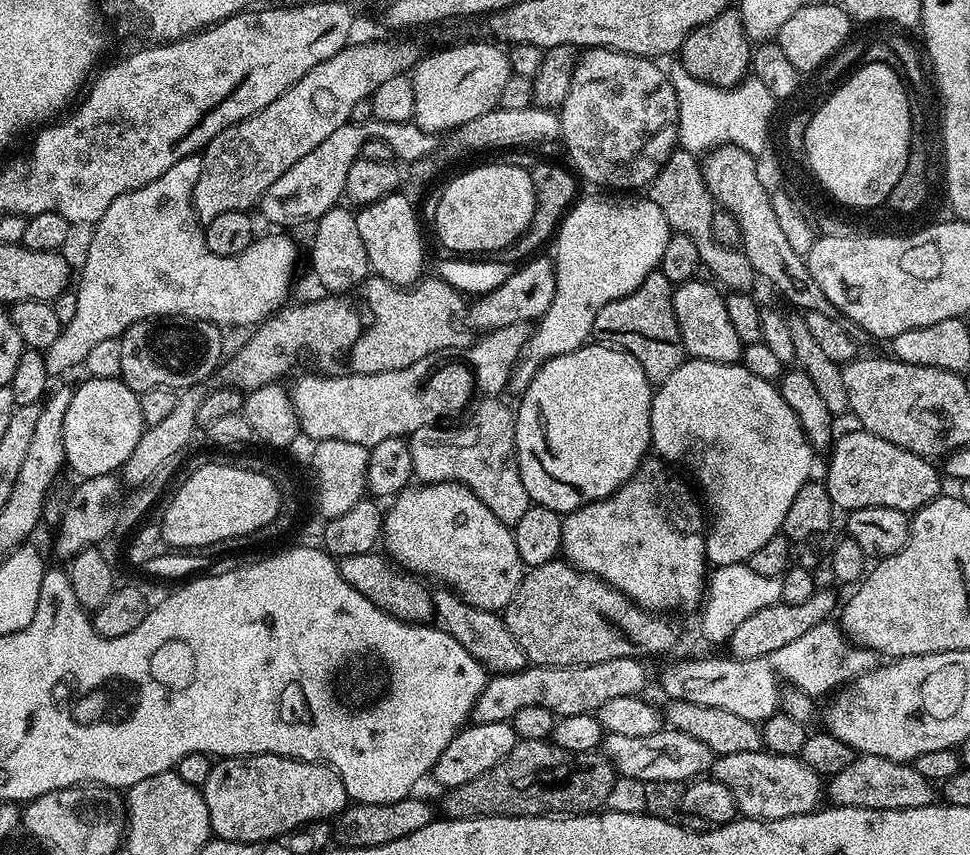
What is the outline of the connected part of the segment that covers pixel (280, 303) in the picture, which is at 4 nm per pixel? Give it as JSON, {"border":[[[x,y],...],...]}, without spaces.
{"border":[[[195,155],[182,158],[174,162],[166,174],[154,178],[154,182],[114,198],[106,214],[102,214],[102,218],[96,221],[90,252],[84,268],[79,269],[78,283],[74,288],[78,311],[69,324],[63,325],[54,346],[44,352],[49,377],[56,378],[71,368],[79,369],[86,354],[90,354],[94,346],[123,336],[127,328],[140,320],[208,320],[211,324],[251,329],[263,324],[285,307],[284,299],[296,276],[296,244],[288,237],[291,235],[261,235],[252,241],[247,252],[237,256],[214,254],[210,246],[206,246],[202,221],[190,199],[190,186],[198,182],[198,174],[202,174],[201,157]]]}

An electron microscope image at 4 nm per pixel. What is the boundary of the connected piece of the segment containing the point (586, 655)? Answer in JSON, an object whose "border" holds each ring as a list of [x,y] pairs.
{"border":[[[563,558],[527,569],[514,598],[510,598],[503,608],[502,615],[510,634],[514,634],[514,642],[518,642],[525,657],[536,666],[586,666],[610,662],[614,658],[649,658],[670,651],[680,640],[680,632],[672,621],[675,619],[638,606],[602,578],[575,568]]]}

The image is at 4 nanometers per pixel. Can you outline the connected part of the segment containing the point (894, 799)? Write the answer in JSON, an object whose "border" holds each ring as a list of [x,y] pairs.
{"border":[[[857,755],[846,770],[834,774],[827,781],[826,792],[831,803],[838,808],[865,808],[866,810],[914,810],[930,806],[938,792],[933,781],[922,778],[911,763],[877,756]]]}

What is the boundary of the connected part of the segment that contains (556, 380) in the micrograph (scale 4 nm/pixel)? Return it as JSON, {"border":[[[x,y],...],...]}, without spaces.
{"border":[[[589,342],[582,348],[575,348],[561,356],[555,356],[541,363],[540,369],[528,383],[528,388],[519,397],[520,408],[516,414],[516,461],[522,478],[522,486],[526,486],[526,494],[532,504],[541,504],[561,514],[577,512],[579,508],[592,504],[595,500],[605,500],[618,491],[644,463],[652,447],[652,431],[650,430],[650,410],[652,409],[652,393],[654,386],[646,378],[646,370],[638,366],[638,358],[634,354],[626,354],[621,348],[610,348],[607,344]]]}

